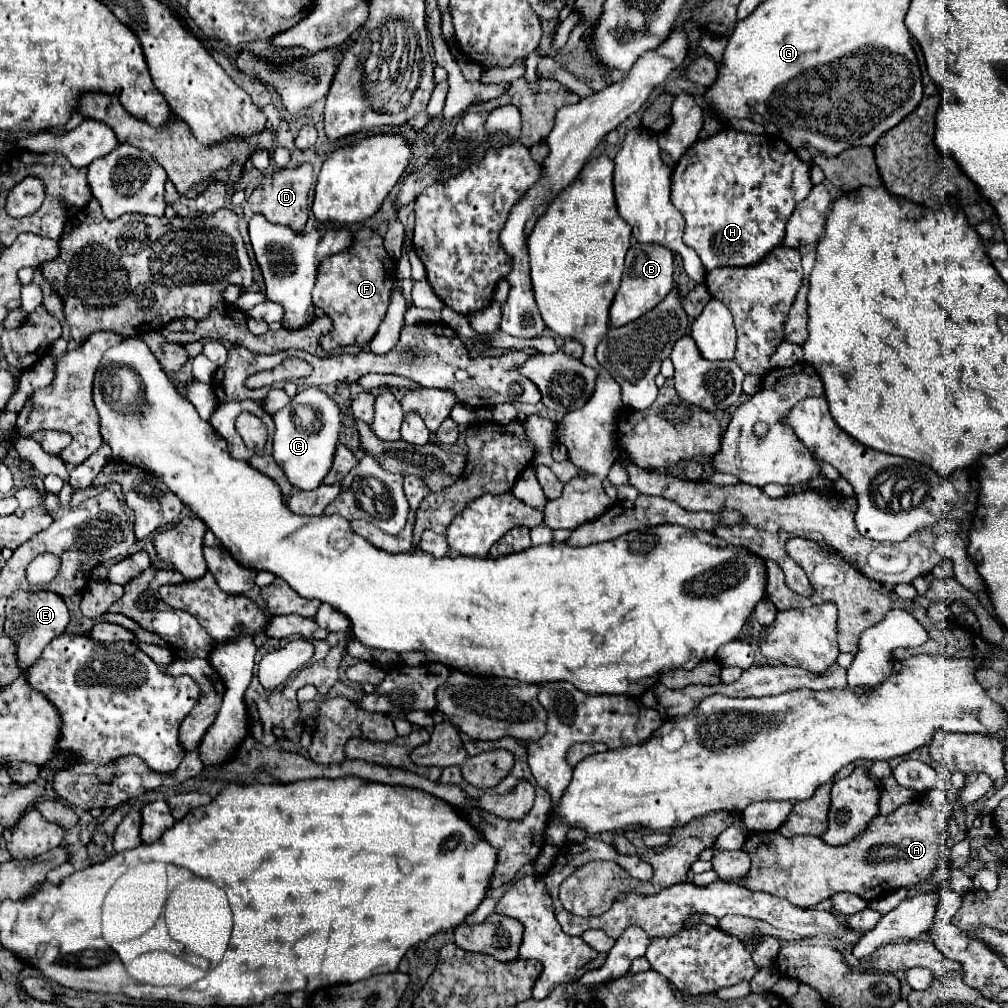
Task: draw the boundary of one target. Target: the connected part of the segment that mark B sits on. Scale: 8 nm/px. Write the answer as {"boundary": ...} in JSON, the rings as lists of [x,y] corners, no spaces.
{"boundary":[[[633,243],[625,257],[621,287],[609,309],[609,325],[623,327],[639,319],[643,313],[651,311],[669,293],[671,287],[673,287],[673,253],[661,245]]]}

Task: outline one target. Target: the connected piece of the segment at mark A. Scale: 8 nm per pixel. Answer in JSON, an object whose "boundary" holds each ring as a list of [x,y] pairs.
{"boundary":[[[941,787],[923,795],[923,801],[901,805],[889,815],[869,821],[865,833],[847,845],[831,847],[819,837],[783,837],[781,833],[749,833],[743,851],[751,857],[751,873],[737,881],[751,891],[767,891],[797,907],[815,907],[835,893],[853,893],[867,901],[885,897],[893,889],[915,885],[929,877],[943,857],[947,819],[953,815],[951,801]]]}

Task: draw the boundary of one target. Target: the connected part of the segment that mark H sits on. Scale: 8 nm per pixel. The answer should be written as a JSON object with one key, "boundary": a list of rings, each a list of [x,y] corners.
{"boundary":[[[725,127],[715,137],[697,141],[673,167],[671,201],[685,217],[683,243],[699,255],[707,271],[713,267],[757,265],[767,253],[781,245],[785,237],[785,225],[795,205],[809,195],[813,187],[809,179],[809,167],[809,163],[803,163],[795,155],[787,141],[765,133],[753,135]]]}

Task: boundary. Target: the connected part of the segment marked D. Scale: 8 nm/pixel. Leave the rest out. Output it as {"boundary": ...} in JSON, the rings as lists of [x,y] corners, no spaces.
{"boundary":[[[309,163],[297,167],[297,169],[279,169],[271,177],[265,177],[263,183],[251,193],[247,203],[243,205],[243,217],[249,223],[255,213],[263,215],[267,221],[291,227],[295,233],[303,233],[307,223],[307,203],[309,203],[309,191],[313,185],[313,167]]]}

